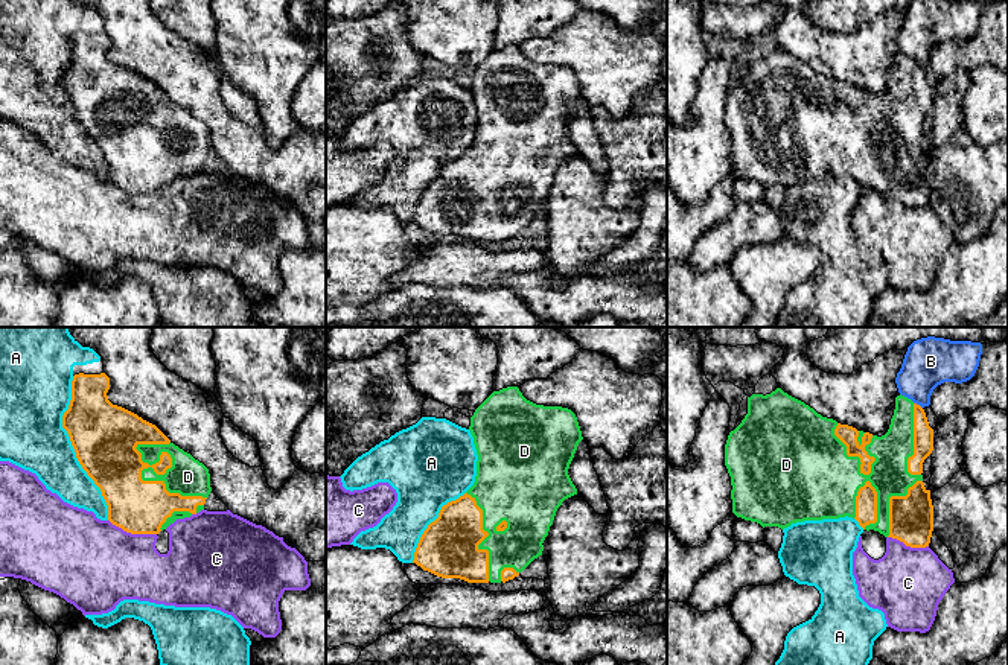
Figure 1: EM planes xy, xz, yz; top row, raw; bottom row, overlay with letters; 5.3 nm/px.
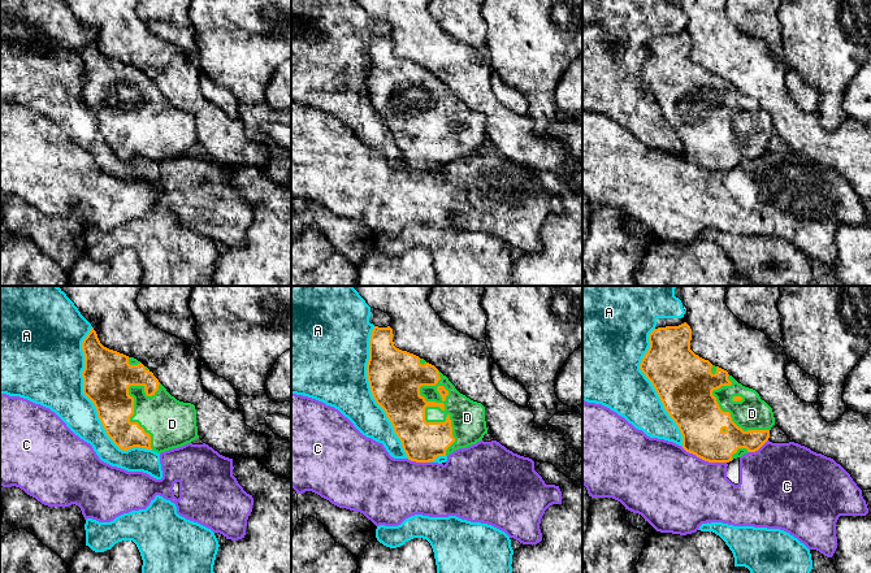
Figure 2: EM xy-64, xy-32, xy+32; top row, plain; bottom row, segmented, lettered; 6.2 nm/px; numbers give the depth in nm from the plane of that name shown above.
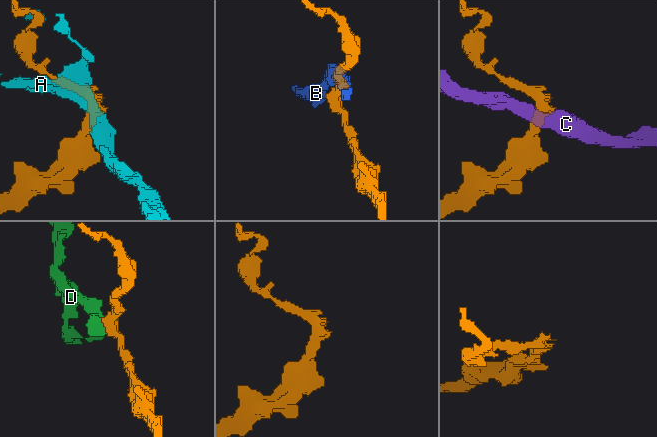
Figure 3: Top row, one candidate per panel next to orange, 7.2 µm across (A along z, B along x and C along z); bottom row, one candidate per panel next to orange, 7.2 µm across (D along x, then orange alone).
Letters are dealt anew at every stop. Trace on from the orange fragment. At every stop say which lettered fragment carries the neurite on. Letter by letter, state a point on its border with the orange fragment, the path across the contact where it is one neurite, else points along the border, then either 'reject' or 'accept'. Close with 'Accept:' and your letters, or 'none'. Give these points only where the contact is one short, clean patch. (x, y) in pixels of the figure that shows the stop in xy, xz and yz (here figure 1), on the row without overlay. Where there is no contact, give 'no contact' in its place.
A: meets orange in xy at (73, 107); reject
B: meets orange in yz at (918, 64); reject
C: meets orange in xy at (133, 192); reject
D: meets orange in xy at (157, 140); accept
Accept: D

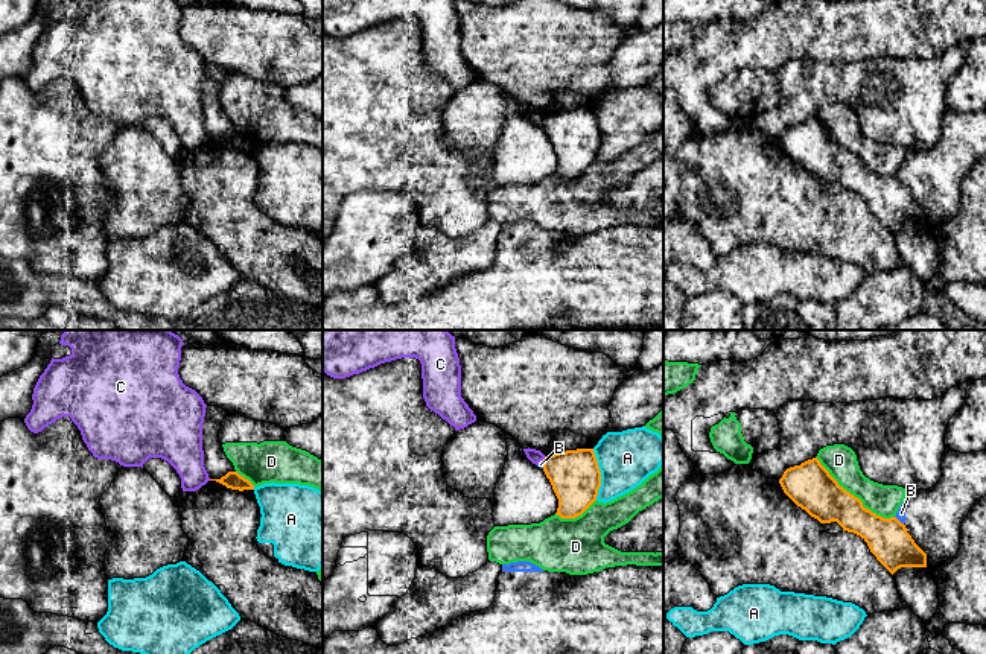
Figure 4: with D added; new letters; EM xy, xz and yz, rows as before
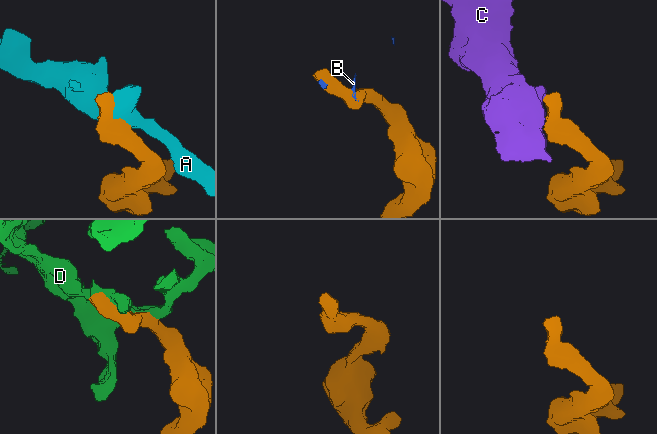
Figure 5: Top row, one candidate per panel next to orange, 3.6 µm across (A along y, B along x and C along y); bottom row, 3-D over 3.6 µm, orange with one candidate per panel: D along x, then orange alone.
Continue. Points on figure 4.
A: meets orange in xz at (600, 134); reject
B: meets orange in yz at (898, 180); reject
C: meets orange in xz at (545, 117); border along xz (545, 116), (542, 119); reject
D: meets orange in yz at (852, 154); reject
Accept: none

